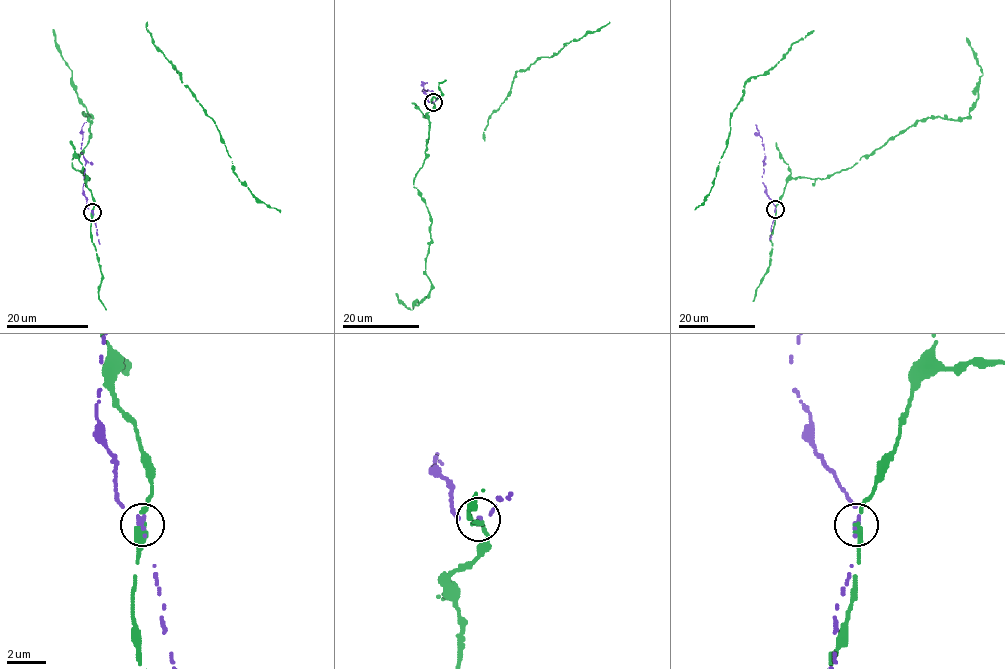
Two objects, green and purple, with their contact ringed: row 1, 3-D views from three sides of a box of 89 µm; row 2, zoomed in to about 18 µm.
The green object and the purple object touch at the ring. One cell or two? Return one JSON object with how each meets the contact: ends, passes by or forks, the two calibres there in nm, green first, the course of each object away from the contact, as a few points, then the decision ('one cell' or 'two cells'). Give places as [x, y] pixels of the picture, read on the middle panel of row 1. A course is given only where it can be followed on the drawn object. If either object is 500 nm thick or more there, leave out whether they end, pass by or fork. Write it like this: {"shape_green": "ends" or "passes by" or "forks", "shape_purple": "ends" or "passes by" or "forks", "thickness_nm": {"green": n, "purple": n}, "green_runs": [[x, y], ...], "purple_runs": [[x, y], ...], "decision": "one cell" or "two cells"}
{"shape_green": "passes by", "shape_purple": "ends", "thickness_nm": {"green": 280, "purple": 280}, "green_runs": [[433, 102], [426, 151], [414, 180], [432, 222], [425, 263], [429, 294], [411, 310], [395, 293]], "purple_runs": [[433, 102], [427, 100], [423, 93], [426, 90], [422, 91], [422, 84], [427, 82]], "decision": "two cells"}

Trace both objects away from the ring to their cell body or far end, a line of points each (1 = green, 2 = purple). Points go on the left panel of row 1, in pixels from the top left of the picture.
1: (92, 212), (88, 178), (72, 166), (91, 134), (84, 113), (90, 117), (52, 29)
2: (92, 212), (86, 205), (82, 189), (85, 159), (81, 127), (86, 122)

